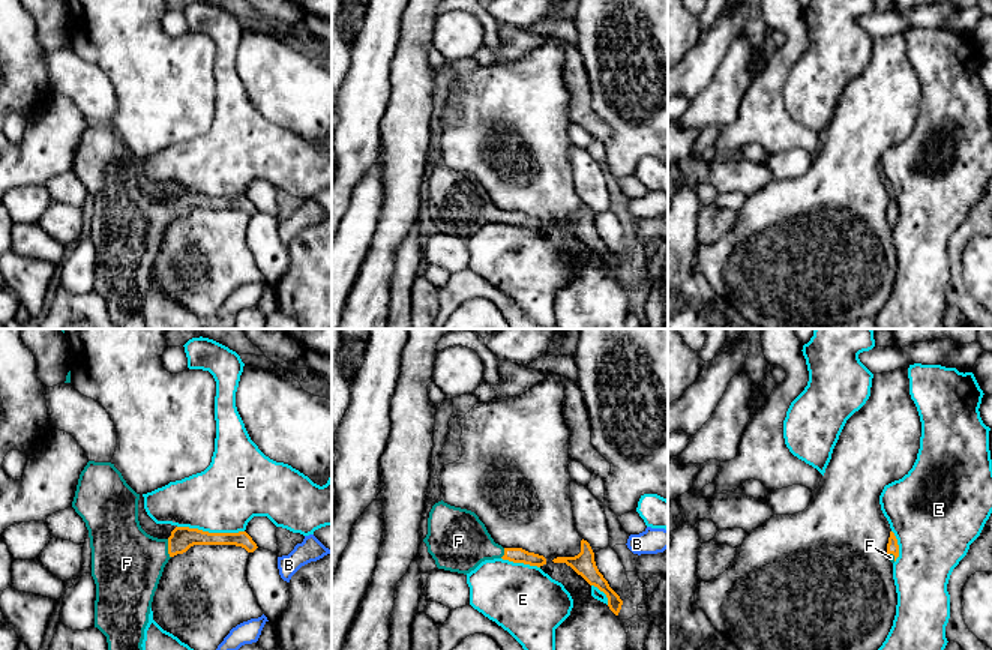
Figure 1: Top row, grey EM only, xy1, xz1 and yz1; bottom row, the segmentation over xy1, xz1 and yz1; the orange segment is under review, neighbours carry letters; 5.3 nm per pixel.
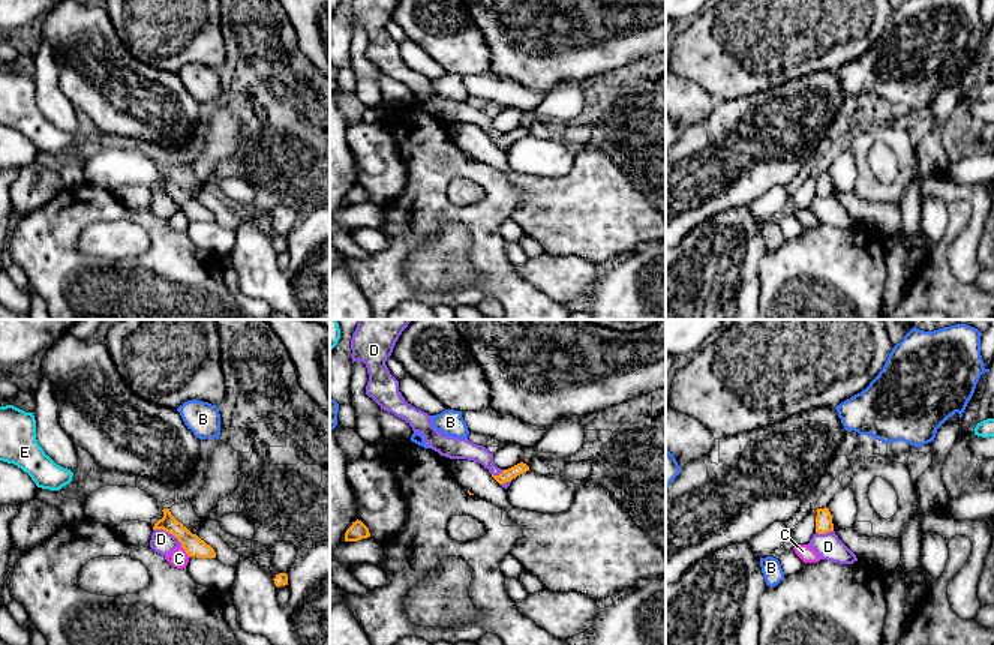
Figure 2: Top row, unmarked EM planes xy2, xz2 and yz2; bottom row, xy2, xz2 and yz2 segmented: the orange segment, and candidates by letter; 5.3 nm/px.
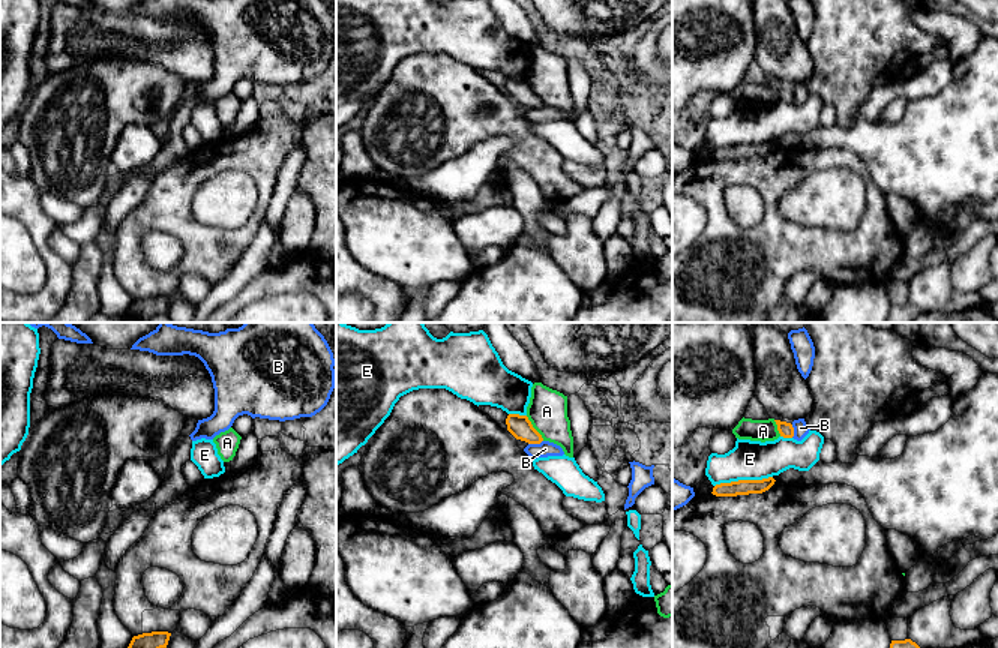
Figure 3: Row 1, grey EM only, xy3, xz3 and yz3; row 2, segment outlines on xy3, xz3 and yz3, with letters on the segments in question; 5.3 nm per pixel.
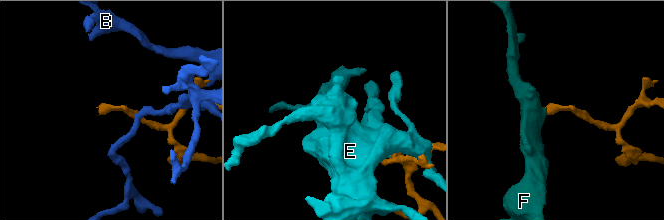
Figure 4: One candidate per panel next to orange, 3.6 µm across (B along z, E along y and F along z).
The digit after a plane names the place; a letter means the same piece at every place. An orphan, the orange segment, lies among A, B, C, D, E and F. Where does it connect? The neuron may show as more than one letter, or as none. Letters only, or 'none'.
F

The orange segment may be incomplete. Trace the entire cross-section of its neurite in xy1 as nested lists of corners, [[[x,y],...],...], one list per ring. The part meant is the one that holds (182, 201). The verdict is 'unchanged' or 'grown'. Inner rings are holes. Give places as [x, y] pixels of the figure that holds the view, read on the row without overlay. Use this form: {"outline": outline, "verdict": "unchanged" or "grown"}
{"outline": [[[89,125],[80,138],[72,171],[89,194],[92,240],[96,248],[95,291],[108,306],[110,320],[119,329],[147,329],[143,317],[144,293],[155,255],[168,224],[194,209],[236,209],[254,216],[258,210],[246,195],[209,197],[176,191],[168,203],[147,198],[138,185],[137,158],[111,126]]], "verdict": "grown"}

